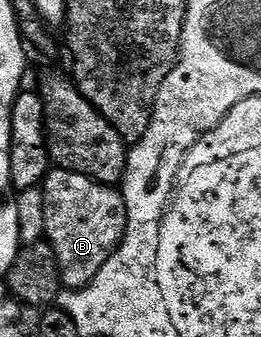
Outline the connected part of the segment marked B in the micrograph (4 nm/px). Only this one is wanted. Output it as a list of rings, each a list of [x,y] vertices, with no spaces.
[[[49,170],[42,184],[44,195],[44,235],[51,245],[60,270],[60,282],[68,289],[81,289],[102,269],[124,237],[127,214],[123,197],[115,186],[95,183],[78,173]]]

